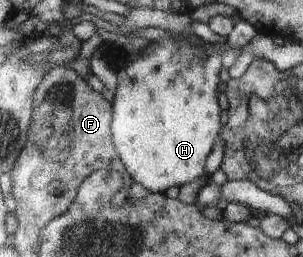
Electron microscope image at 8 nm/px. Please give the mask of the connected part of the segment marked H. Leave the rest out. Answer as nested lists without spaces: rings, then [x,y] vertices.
[[[242,19],[236,24],[229,42],[219,44],[219,48],[215,44],[194,46],[188,38],[174,36],[151,42],[144,51],[130,56],[129,65],[117,72],[118,87],[113,102],[115,115],[112,130],[117,150],[136,182],[153,193],[165,193],[175,186],[181,188],[185,184],[191,184],[207,174],[208,160],[224,131],[219,84],[221,70],[225,67],[225,52],[243,50],[259,34],[251,22]]]

